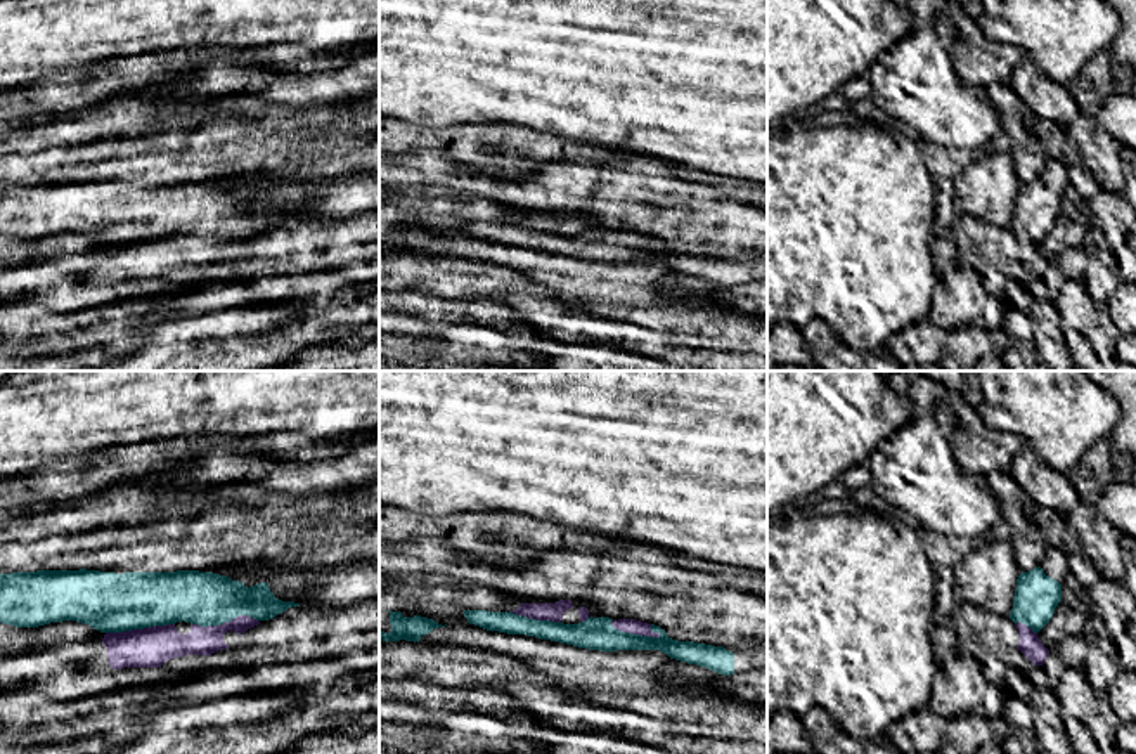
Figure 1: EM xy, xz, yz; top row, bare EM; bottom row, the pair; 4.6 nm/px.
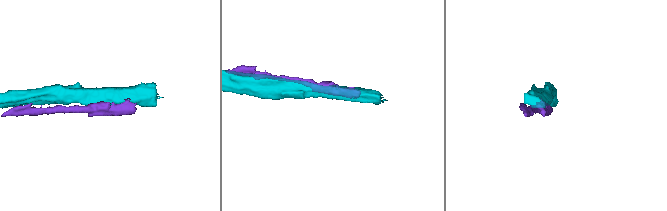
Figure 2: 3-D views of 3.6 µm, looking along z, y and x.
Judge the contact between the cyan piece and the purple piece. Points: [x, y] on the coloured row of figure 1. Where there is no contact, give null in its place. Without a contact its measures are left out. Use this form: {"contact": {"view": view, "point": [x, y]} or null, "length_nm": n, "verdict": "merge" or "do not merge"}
{"contact": {"view": "xz", "point": [634, 635]}, "length_nm": 240, "verdict": "do not merge"}

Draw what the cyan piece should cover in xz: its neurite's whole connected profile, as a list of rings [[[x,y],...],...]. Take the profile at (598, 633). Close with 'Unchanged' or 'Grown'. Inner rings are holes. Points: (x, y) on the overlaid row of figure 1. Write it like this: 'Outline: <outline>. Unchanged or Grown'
Outline: [[[464,610],[469,624],[487,631],[507,634],[526,634],[540,640],[559,641],[578,648],[616,652],[616,650],[660,650],[670,659],[696,664],[719,674],[739,674],[750,669],[767,669],[767,647],[760,648],[724,648],[694,641],[677,641],[651,624],[658,638],[618,631],[610,617],[589,617],[578,624],[537,621],[513,612]]]. Grown

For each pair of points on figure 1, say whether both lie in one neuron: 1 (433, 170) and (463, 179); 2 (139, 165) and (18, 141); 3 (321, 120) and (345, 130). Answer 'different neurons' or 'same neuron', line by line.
1: same neuron
2: same neuron
3: same neuron

